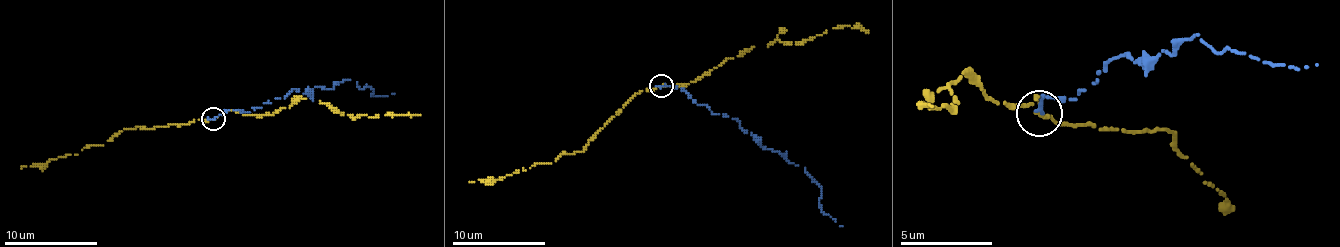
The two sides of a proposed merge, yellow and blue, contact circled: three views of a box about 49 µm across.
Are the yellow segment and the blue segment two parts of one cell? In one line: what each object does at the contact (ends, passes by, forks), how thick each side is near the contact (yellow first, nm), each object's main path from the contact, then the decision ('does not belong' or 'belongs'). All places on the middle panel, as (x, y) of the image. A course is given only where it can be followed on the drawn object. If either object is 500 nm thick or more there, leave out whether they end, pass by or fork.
yellow passes by; blue ends there; 150 nm thick on the yellow side, 240 nm on the other; yellow runs (660, 86), (700, 79), (754, 46), (768, 46), (779, 39), (791, 44), (845, 25), (868, 32); blue runs (660, 86), (681, 88), (698, 105), (740, 123), (763, 147), (805, 168), (821, 189), (819, 207), (842, 226); does not belong

